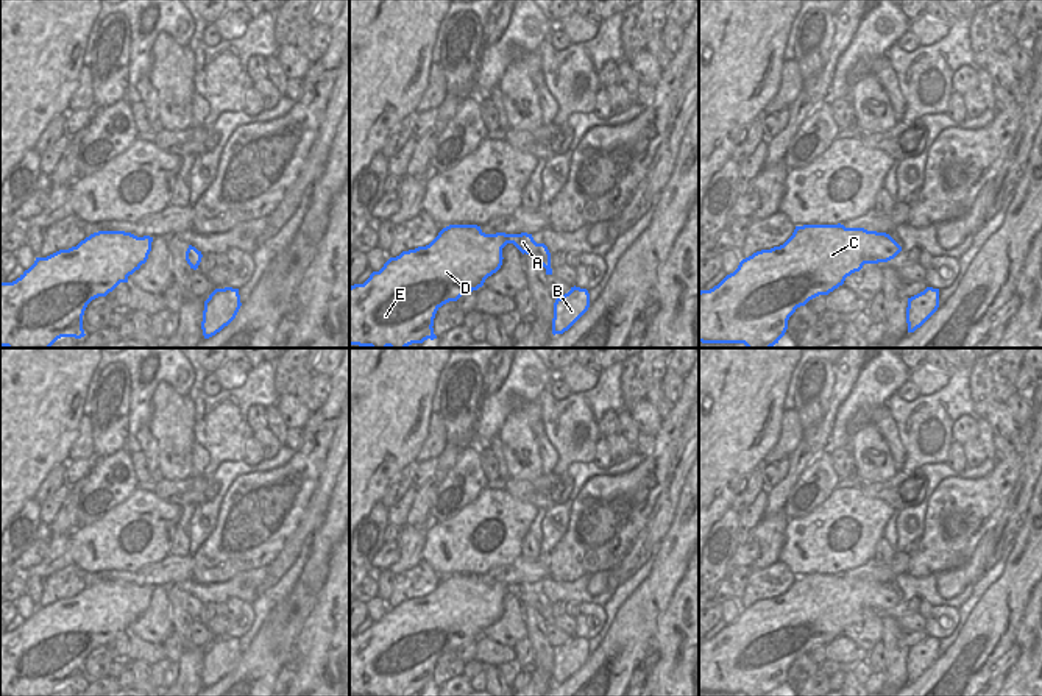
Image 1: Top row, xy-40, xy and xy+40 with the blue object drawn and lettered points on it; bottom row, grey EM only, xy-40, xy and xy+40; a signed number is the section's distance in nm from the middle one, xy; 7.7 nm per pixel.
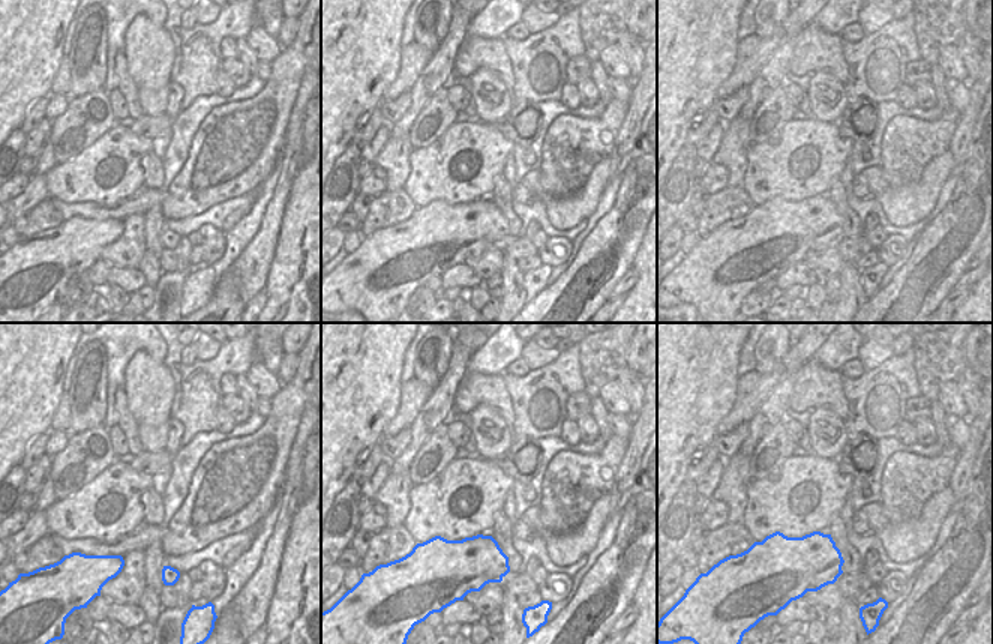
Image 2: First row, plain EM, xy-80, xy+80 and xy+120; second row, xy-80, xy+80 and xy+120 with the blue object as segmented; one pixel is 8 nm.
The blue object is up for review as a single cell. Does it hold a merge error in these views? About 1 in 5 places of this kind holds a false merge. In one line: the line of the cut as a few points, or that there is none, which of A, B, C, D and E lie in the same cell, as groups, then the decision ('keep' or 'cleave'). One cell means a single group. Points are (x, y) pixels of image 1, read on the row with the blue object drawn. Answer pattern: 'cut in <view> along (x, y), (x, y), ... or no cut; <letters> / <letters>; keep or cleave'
no cut; A B C D E; keep

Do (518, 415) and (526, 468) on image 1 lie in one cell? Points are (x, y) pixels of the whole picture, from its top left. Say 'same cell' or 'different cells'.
same cell

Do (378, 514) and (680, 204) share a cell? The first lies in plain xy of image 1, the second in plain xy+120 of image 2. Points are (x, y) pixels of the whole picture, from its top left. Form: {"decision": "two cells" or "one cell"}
{"decision": "one cell"}

